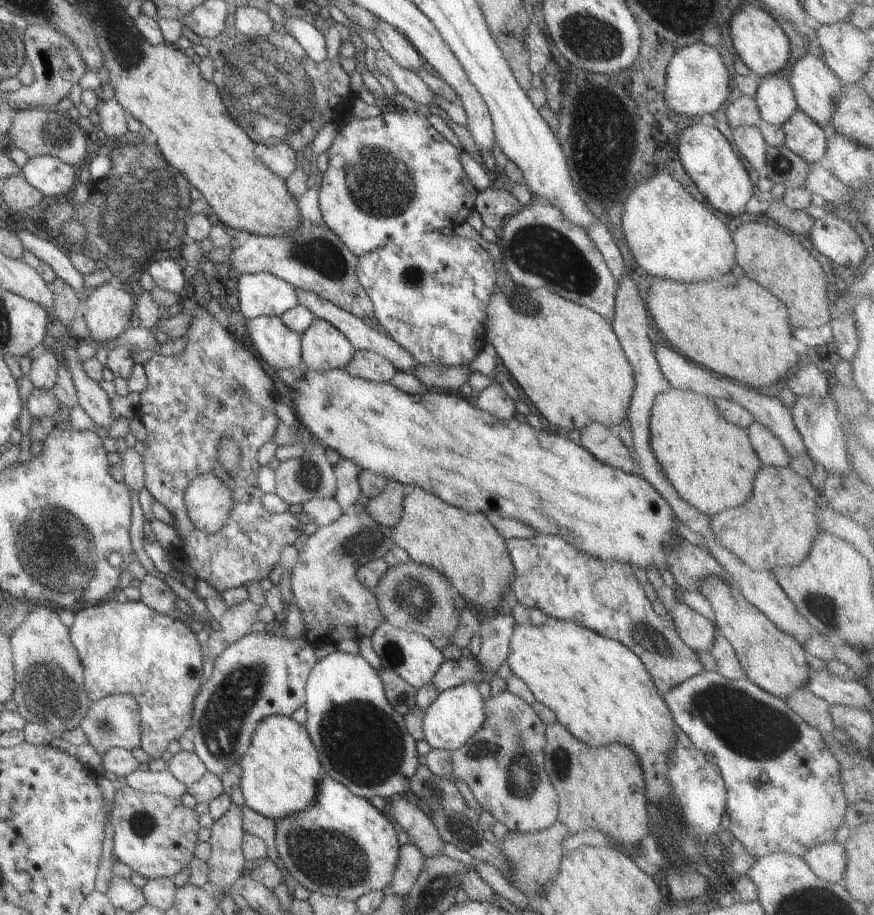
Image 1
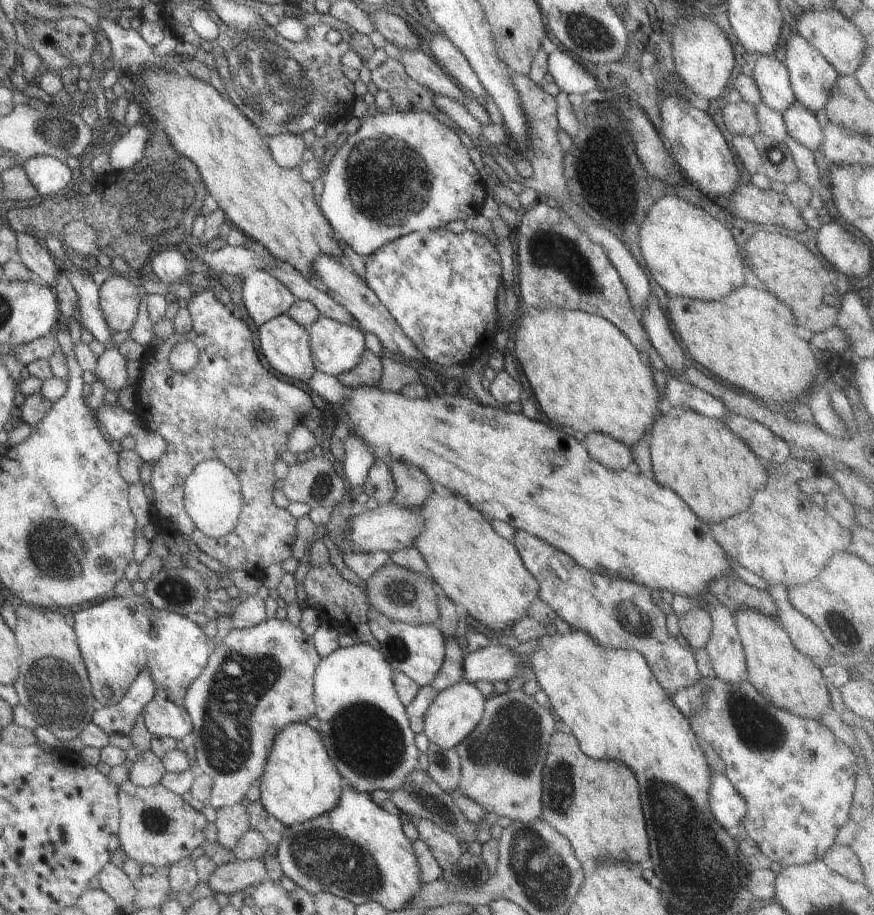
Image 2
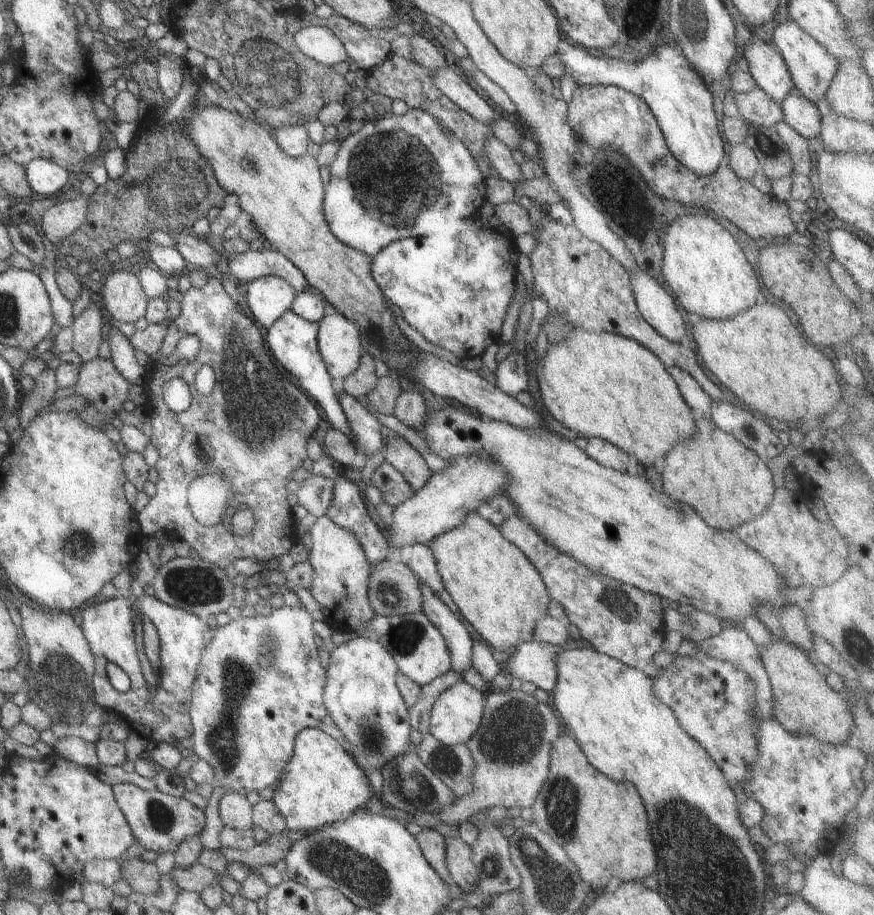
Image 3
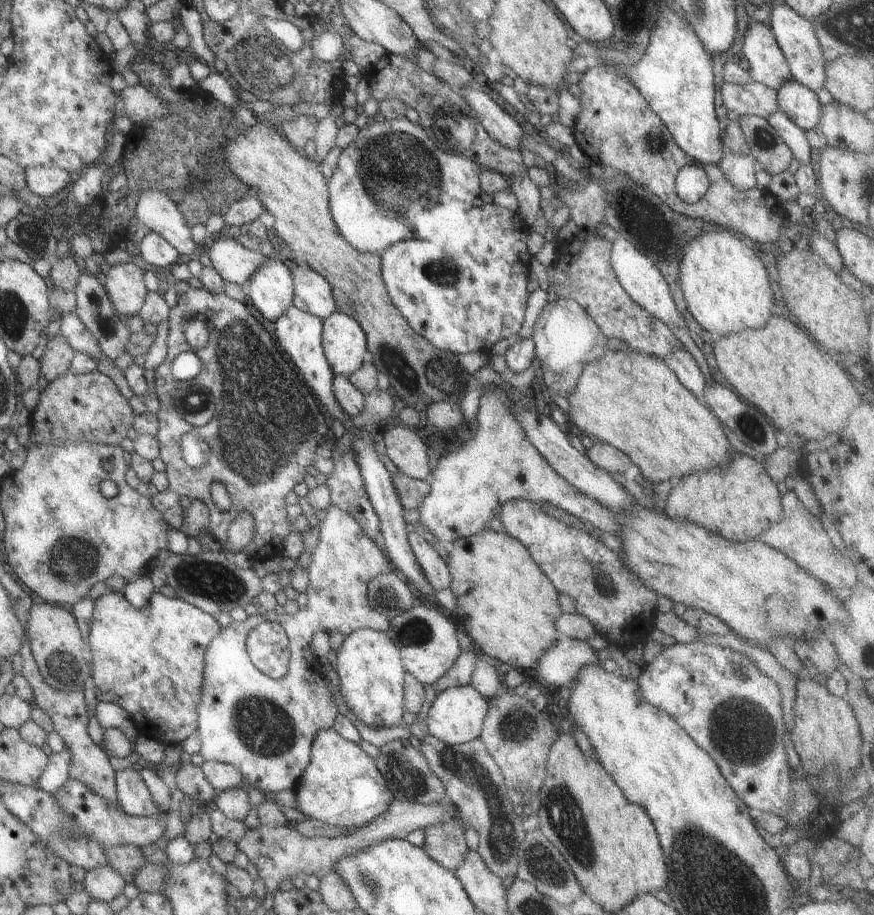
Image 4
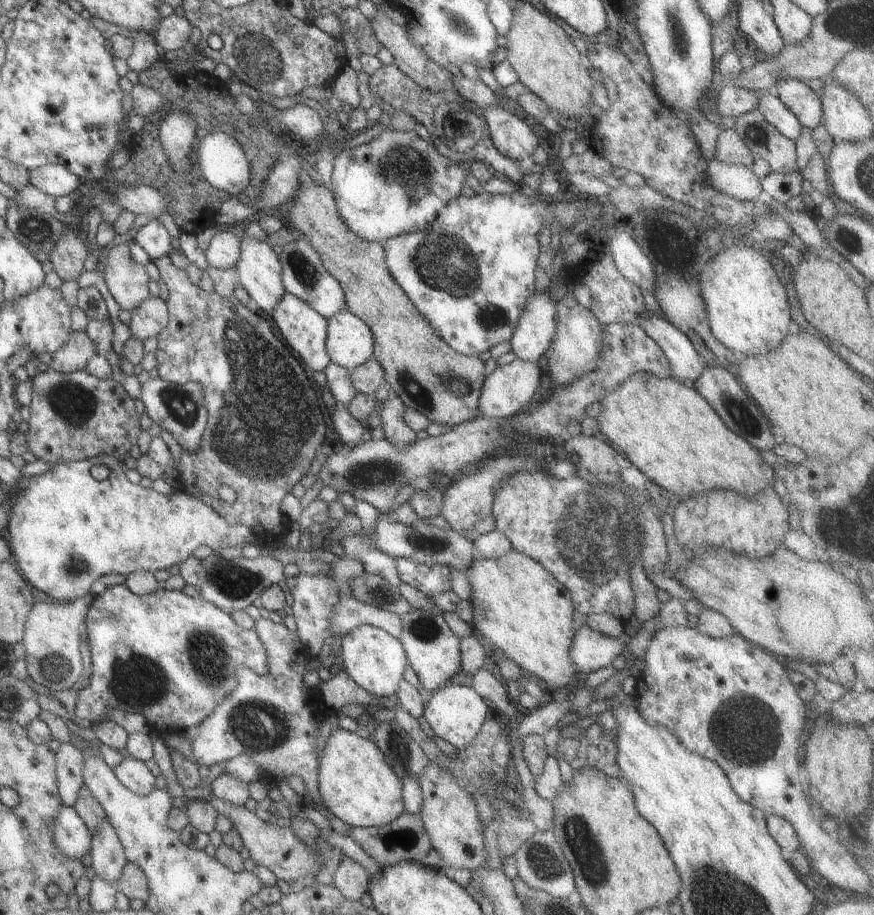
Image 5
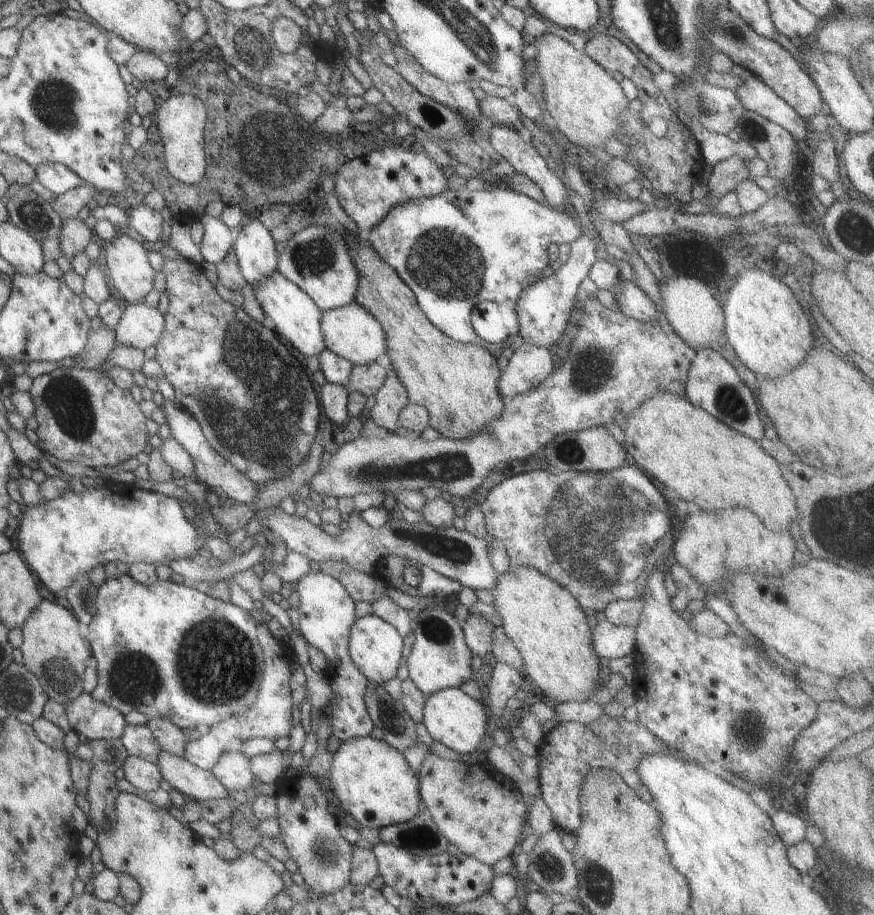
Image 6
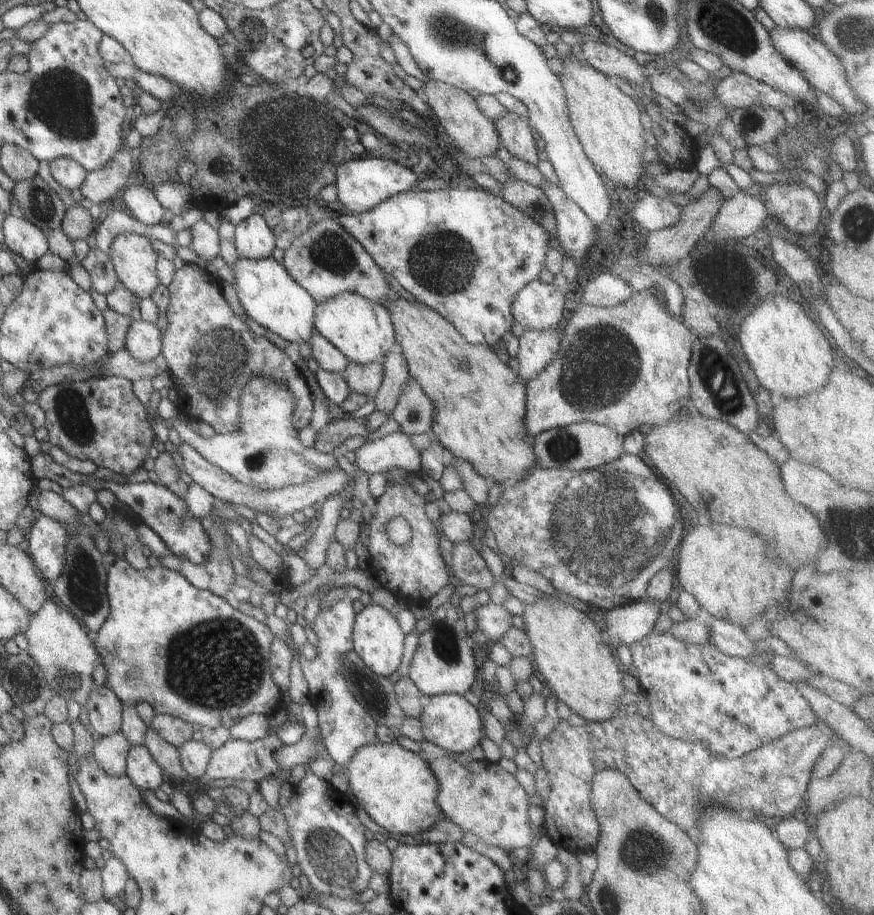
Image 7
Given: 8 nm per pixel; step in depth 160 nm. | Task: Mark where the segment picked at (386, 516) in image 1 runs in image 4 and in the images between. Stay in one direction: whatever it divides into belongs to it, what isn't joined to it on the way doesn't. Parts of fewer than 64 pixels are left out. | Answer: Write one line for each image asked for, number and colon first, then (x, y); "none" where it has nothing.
2: (411, 487)
3: (397, 453)
4: (404, 448)

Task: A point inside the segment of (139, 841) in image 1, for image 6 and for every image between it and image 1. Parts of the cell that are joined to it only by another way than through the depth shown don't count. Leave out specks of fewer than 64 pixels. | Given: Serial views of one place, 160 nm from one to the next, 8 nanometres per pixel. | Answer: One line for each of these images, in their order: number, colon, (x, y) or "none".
2: (155, 827)
3: (159, 822)
4: (131, 793)
5: (133, 775)
6: (143, 775)

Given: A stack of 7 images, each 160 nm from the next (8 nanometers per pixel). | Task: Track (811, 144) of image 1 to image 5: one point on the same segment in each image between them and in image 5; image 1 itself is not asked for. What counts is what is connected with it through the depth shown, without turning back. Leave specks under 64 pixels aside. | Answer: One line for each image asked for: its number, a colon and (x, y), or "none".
2: (801, 125)
3: (799, 114)
4: (800, 105)
5: (804, 103)

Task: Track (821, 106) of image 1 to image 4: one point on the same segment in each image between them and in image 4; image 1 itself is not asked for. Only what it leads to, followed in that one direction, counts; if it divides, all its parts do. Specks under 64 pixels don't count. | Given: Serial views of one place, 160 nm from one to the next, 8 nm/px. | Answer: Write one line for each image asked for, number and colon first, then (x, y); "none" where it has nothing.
2: (811, 78)
3: (811, 69)
4: (794, 34)

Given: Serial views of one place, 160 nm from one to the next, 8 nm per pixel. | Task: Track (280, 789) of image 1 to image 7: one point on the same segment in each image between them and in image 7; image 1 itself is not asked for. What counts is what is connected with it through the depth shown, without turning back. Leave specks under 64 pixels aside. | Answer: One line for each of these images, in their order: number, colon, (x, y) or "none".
2: (297, 783)
3: (319, 784)
4: (341, 786)
5: (354, 783)
6: (372, 782)
7: (396, 788)

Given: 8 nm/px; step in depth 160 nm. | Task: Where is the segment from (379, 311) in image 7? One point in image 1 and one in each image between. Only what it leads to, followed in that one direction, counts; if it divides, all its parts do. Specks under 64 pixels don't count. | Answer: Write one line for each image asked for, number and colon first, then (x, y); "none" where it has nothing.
1: (322, 347)
2: (334, 348)
3: (338, 342)
4: (343, 343)
5: (349, 342)
6: (349, 332)

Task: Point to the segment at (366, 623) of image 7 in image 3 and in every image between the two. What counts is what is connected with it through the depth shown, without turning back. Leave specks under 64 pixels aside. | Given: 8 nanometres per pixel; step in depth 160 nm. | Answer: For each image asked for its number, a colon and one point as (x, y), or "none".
3: (360, 695)
4: (368, 665)
5: (375, 661)
6: (374, 648)

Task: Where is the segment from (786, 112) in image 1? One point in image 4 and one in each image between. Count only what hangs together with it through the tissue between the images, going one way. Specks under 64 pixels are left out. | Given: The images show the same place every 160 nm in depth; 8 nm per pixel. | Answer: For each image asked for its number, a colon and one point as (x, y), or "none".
2: (771, 80)
3: (766, 67)
4: (767, 65)

